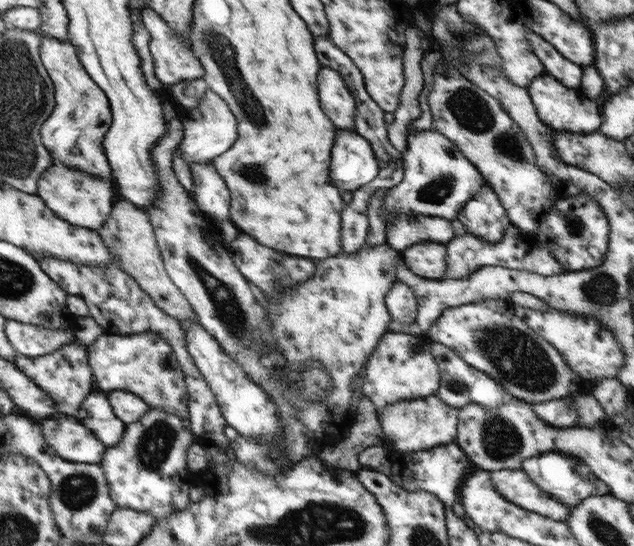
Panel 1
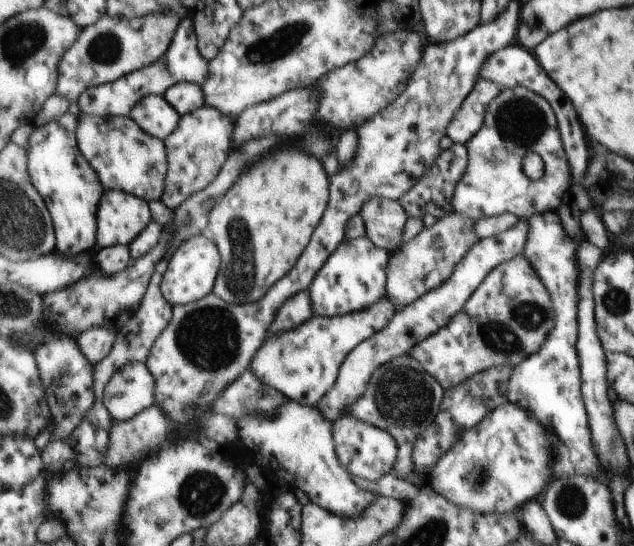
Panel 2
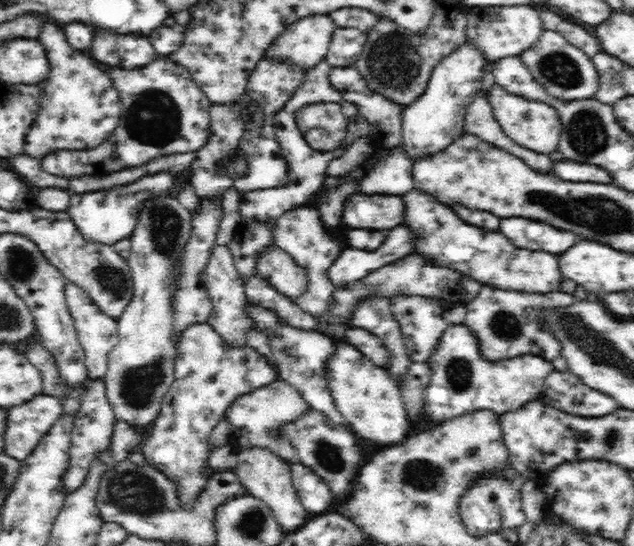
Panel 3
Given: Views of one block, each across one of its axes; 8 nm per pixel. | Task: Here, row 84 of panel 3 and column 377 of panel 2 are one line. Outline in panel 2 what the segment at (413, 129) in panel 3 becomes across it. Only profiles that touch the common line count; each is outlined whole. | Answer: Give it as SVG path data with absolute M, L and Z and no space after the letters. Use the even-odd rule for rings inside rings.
M347 414L334 422L334 439L339 460L347 474L375 482L392 472L398 450L394 438L385 430Z

